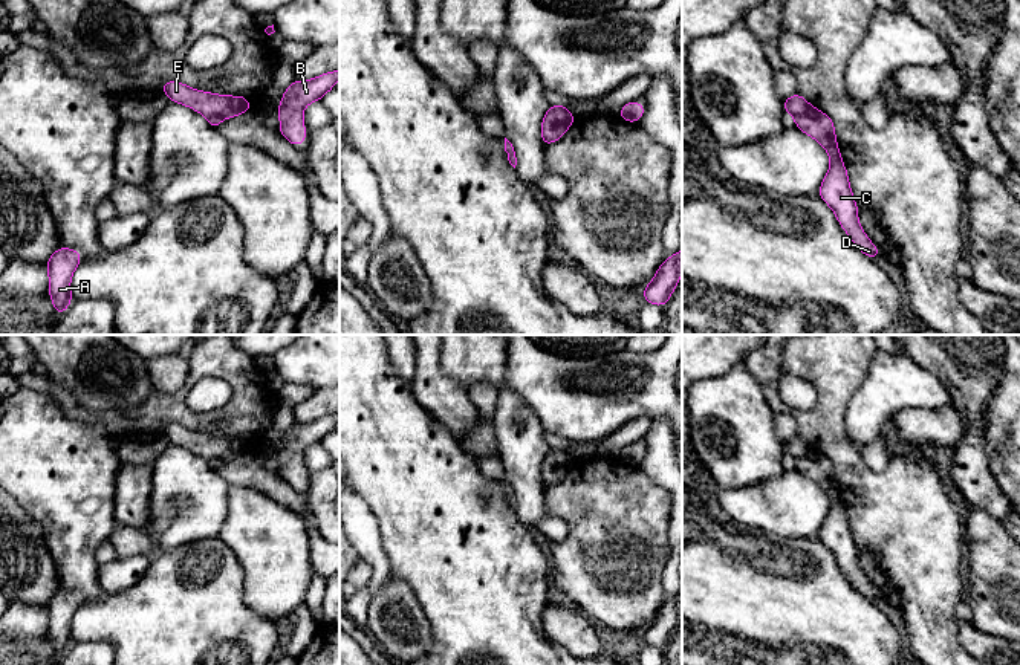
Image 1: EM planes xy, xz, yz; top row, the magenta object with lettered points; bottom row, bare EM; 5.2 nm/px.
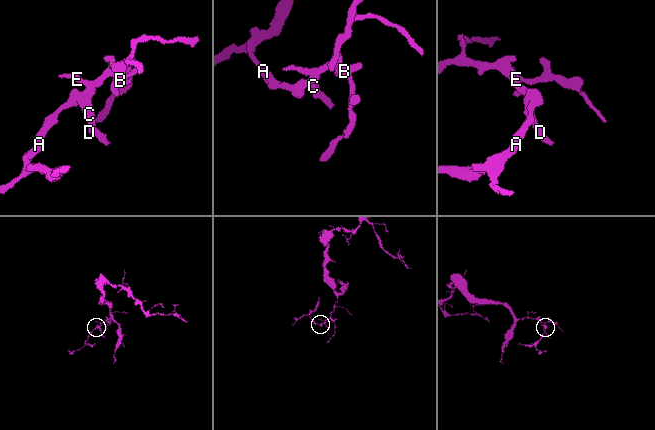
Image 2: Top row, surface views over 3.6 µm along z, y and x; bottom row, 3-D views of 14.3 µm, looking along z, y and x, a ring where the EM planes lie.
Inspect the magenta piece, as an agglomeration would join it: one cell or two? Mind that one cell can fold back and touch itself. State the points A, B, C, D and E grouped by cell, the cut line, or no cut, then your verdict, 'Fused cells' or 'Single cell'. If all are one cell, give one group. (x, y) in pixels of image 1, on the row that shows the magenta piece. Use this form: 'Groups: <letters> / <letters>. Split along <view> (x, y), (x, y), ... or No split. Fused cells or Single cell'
Groups: A C D / B E. Split along yz (811, 106), (795, 118). Fused cells

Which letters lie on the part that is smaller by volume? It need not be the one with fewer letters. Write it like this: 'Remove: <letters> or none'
Remove: A, C, D

